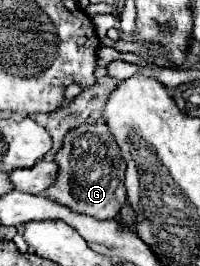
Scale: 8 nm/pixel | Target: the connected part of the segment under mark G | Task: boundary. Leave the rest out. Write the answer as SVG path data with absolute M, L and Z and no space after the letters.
M105 123L81 125L65 137L63 149L55 157L61 173L57 181L43 193L61 205L69 205L69 209L77 213L85 213L97 219L115 219L119 217L125 201L125 161L121 151L105 127Z

